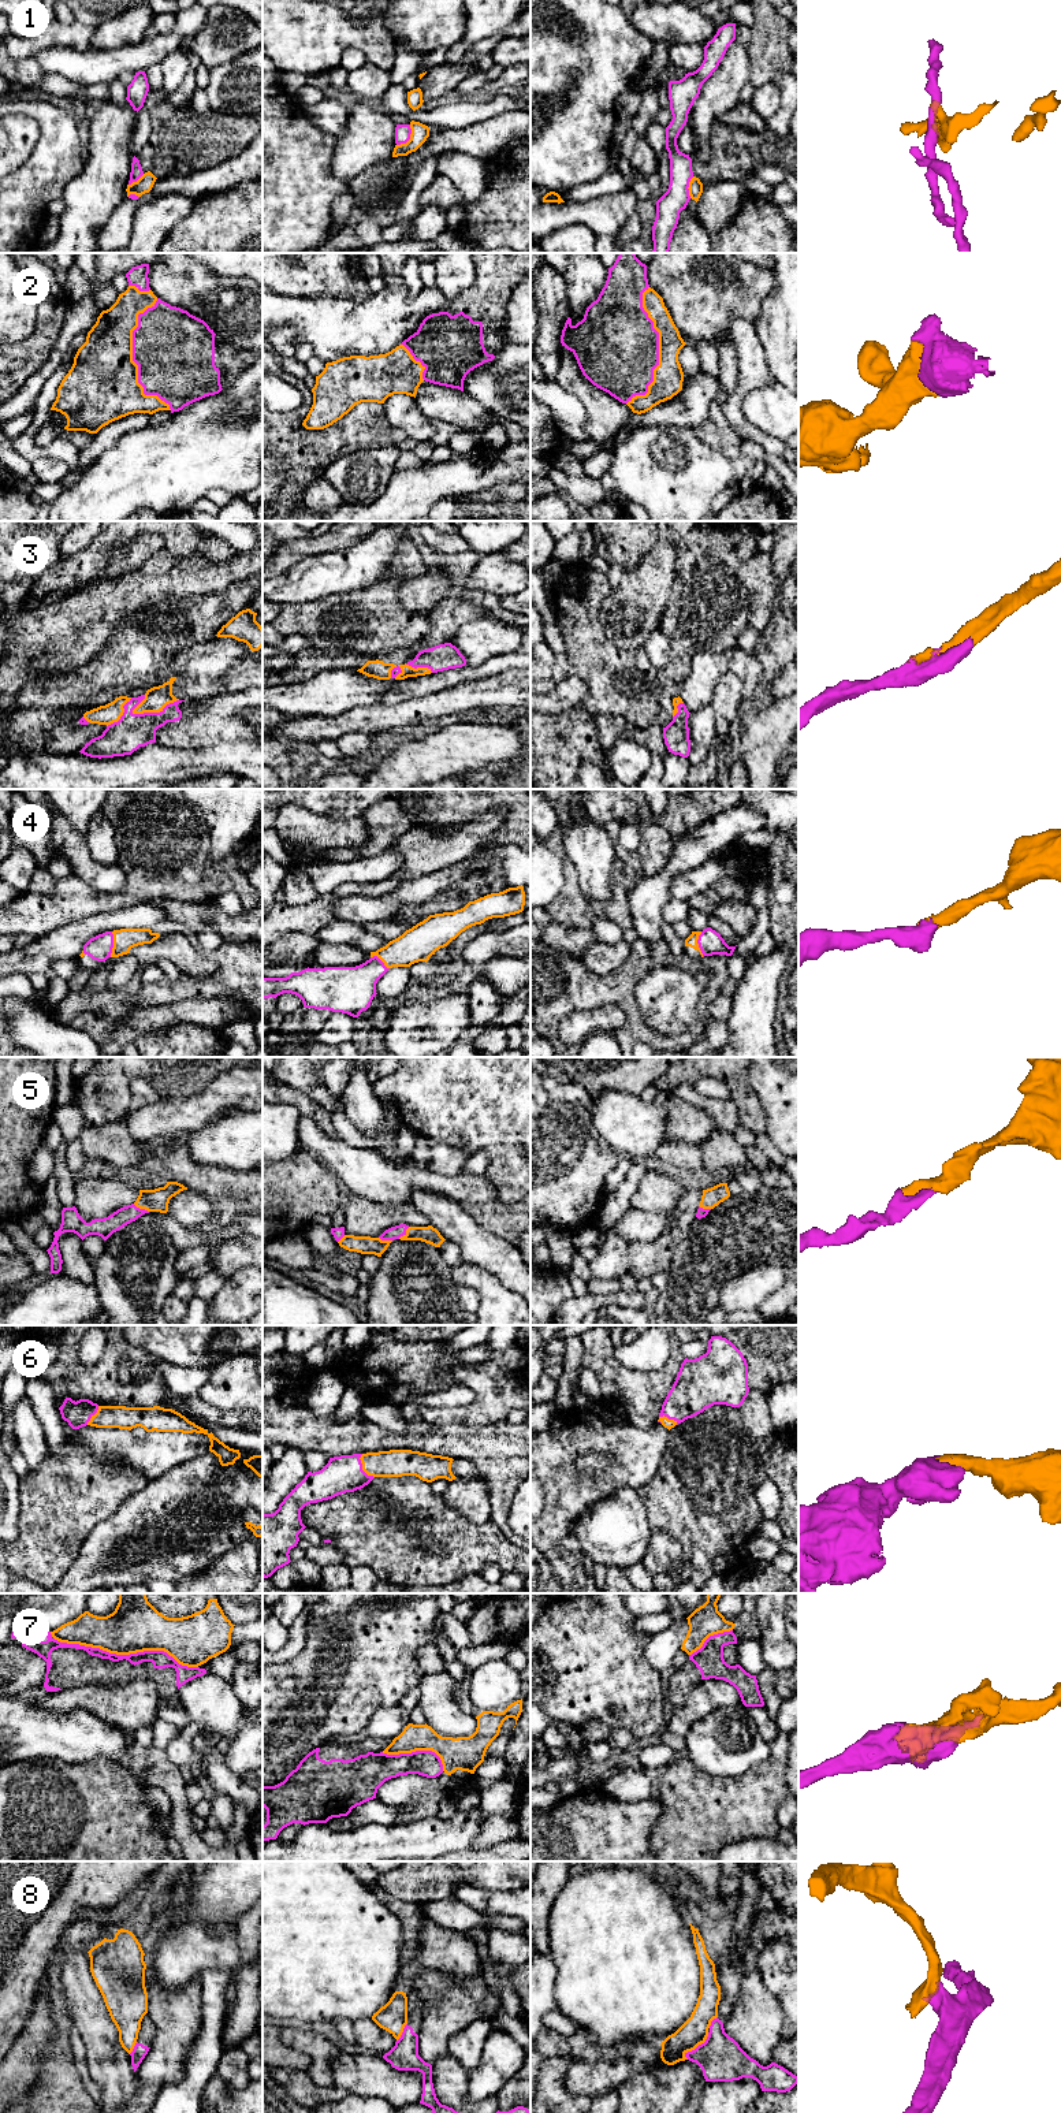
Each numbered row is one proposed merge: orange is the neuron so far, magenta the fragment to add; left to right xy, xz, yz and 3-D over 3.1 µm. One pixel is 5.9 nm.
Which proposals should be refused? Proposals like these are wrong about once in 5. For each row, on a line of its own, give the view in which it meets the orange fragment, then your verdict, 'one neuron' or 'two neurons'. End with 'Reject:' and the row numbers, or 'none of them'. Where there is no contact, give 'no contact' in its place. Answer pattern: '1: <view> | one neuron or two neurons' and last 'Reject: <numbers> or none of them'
1: xz | two neurons
2: xy | one neuron
3: xy | one neuron
4: xy | one neuron
5: xy | one neuron
6: xz | one neuron
7: xy | two neurons
8: yz | two neurons
Reject: 1, 7, 8

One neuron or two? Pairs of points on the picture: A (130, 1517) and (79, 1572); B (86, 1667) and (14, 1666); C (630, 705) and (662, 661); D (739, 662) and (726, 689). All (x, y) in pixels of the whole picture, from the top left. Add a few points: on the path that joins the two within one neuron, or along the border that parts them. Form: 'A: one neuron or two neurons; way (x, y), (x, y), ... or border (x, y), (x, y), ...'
A: one neuron; way (119, 1531), (93, 1558)
B: two neurons; border (28, 1650), (37, 1654), (45, 1662), (44, 1685)
C: two neurons; border (643, 648), (650, 662), (661, 673)
D: two neurons; border (729, 669), (743, 685), (745, 703)

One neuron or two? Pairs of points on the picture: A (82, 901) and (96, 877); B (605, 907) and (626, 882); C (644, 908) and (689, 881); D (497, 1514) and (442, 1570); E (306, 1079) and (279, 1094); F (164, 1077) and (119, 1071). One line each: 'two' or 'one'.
A: two
B: one
C: two
D: two
E: two
F: one

